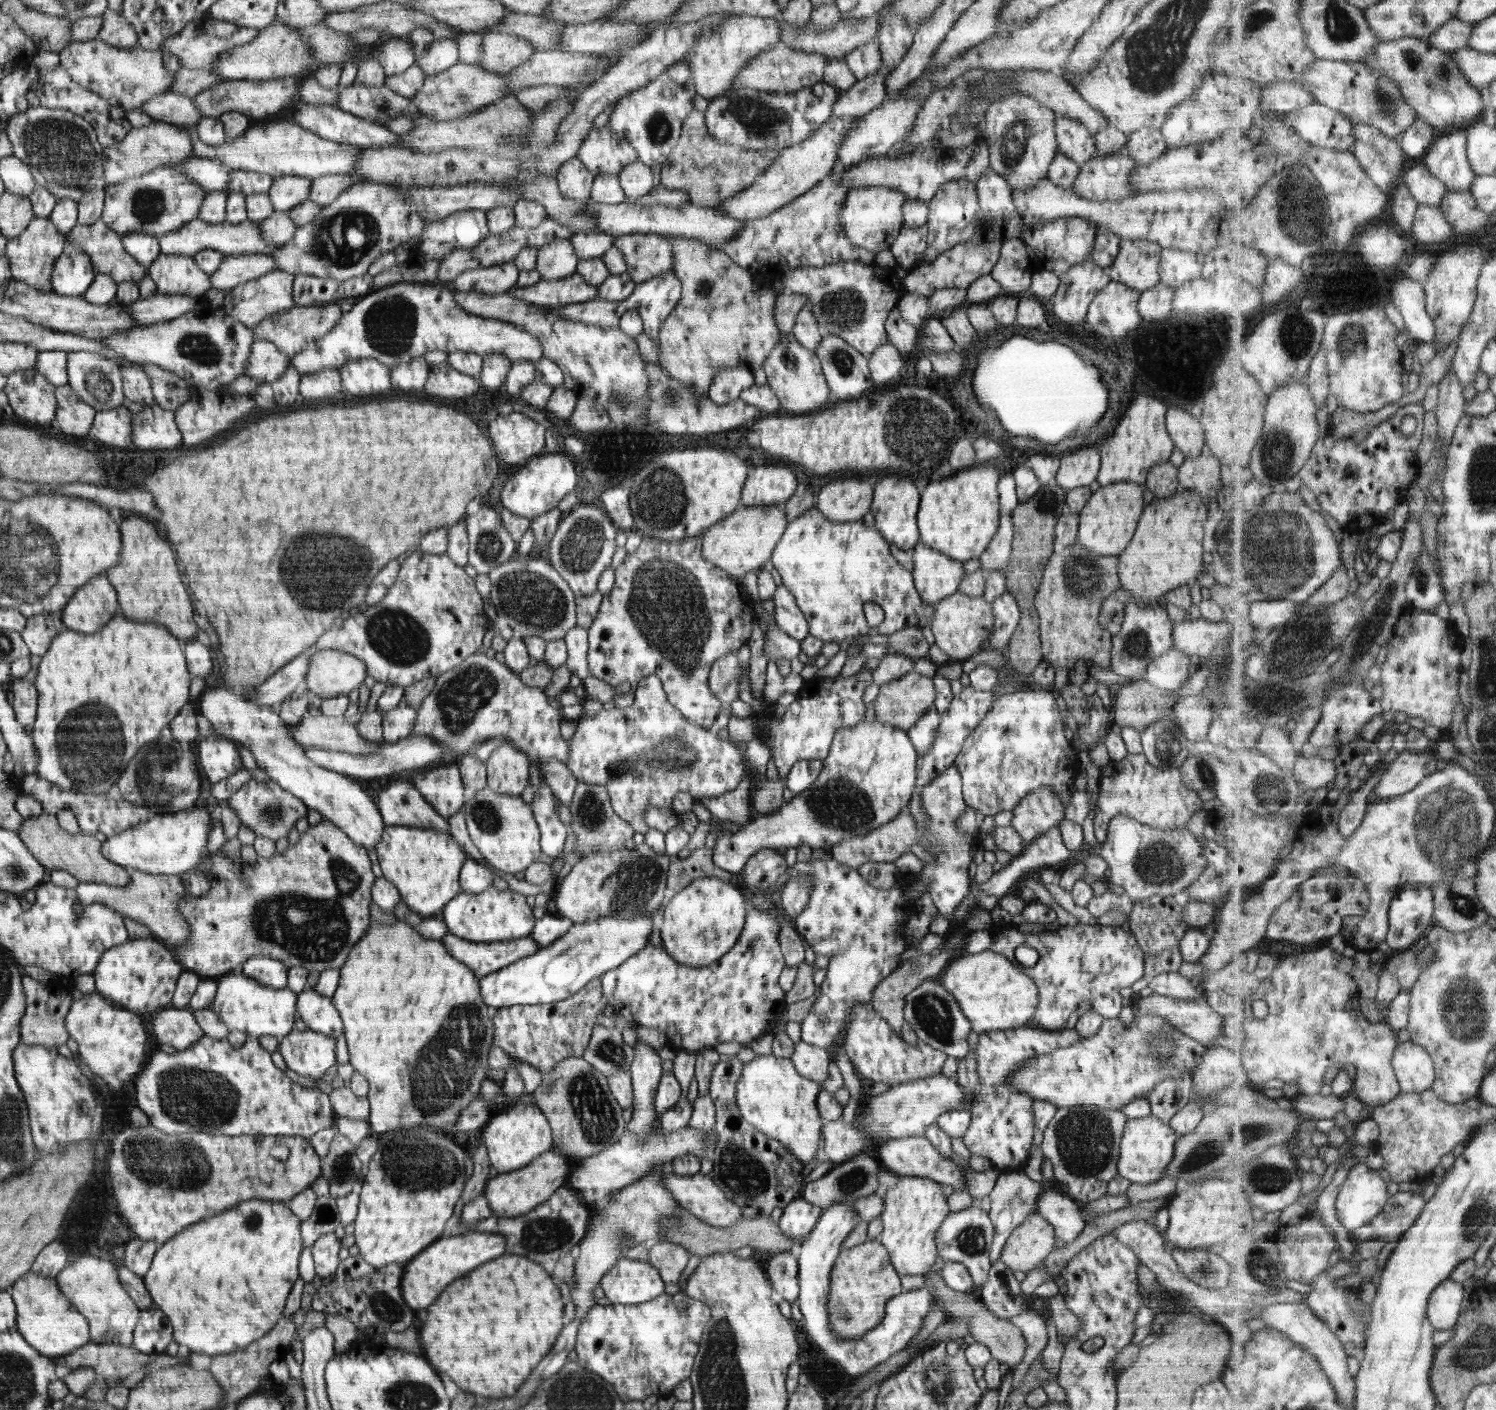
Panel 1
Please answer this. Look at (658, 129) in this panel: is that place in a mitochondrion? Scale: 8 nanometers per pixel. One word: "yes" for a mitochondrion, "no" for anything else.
yes

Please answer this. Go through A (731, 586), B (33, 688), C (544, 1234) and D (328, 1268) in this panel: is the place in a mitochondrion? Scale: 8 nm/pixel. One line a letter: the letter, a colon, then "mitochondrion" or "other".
A: other
B: other
C: mitochondrion
D: other

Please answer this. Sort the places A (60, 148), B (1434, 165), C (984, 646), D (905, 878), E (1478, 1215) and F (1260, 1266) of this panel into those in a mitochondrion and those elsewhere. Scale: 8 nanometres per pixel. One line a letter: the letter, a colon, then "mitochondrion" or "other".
A: mitochondrion
B: other
C: other
D: other
E: mitochondrion
F: mitochondrion

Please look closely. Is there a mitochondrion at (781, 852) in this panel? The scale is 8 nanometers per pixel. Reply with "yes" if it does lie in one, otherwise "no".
no

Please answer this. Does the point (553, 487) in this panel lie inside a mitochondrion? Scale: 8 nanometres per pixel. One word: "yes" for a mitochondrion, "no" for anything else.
no

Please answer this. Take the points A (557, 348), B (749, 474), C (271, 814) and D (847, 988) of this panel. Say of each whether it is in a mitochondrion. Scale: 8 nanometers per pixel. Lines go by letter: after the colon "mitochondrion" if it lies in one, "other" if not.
A: other
B: other
C: mitochondrion
D: mitochondrion

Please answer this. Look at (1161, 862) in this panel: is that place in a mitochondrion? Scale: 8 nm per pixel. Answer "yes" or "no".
yes

